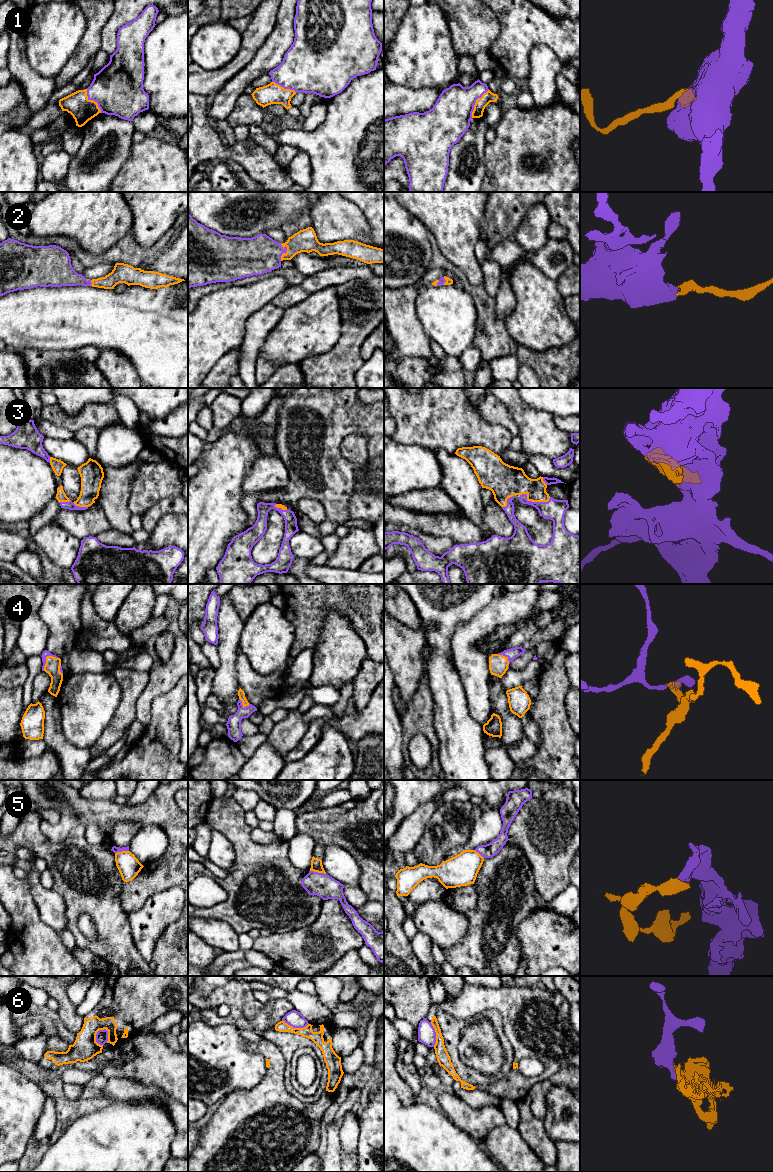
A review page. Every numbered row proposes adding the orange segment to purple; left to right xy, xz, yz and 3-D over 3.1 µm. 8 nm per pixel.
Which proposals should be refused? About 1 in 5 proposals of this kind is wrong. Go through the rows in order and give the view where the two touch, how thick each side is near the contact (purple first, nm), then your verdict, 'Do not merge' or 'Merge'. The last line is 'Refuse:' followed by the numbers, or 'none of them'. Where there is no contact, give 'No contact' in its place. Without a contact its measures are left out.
1: Touches purple in yz. Thickness 320 nm (purple) against 90 nm. Merge
2: Touches purple in xz. Thickness 300 nm (purple) against 180 nm. Merge
3: Touches purple in yz. Thickness 170 nm (purple) against 220 nm. Merge
4: Touches purple in xy. Thickness 50 nm (purple) against 120 nm. Merge
5: Touches purple in xz. Thickness 190 nm (purple) against 100 nm. Do not merge
6: Touches purple in xy. Thickness 100 nm (purple) against 200 nm. Do not merge
Refuse: 5, 6

